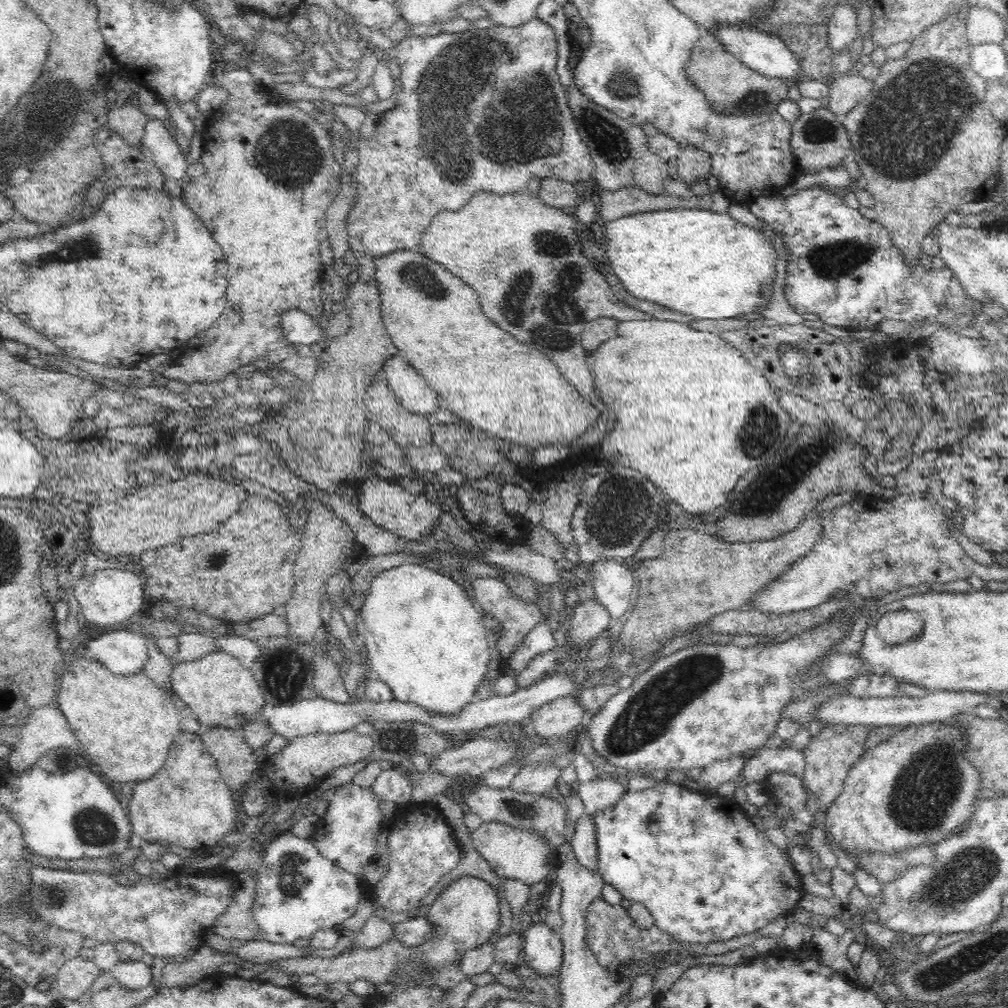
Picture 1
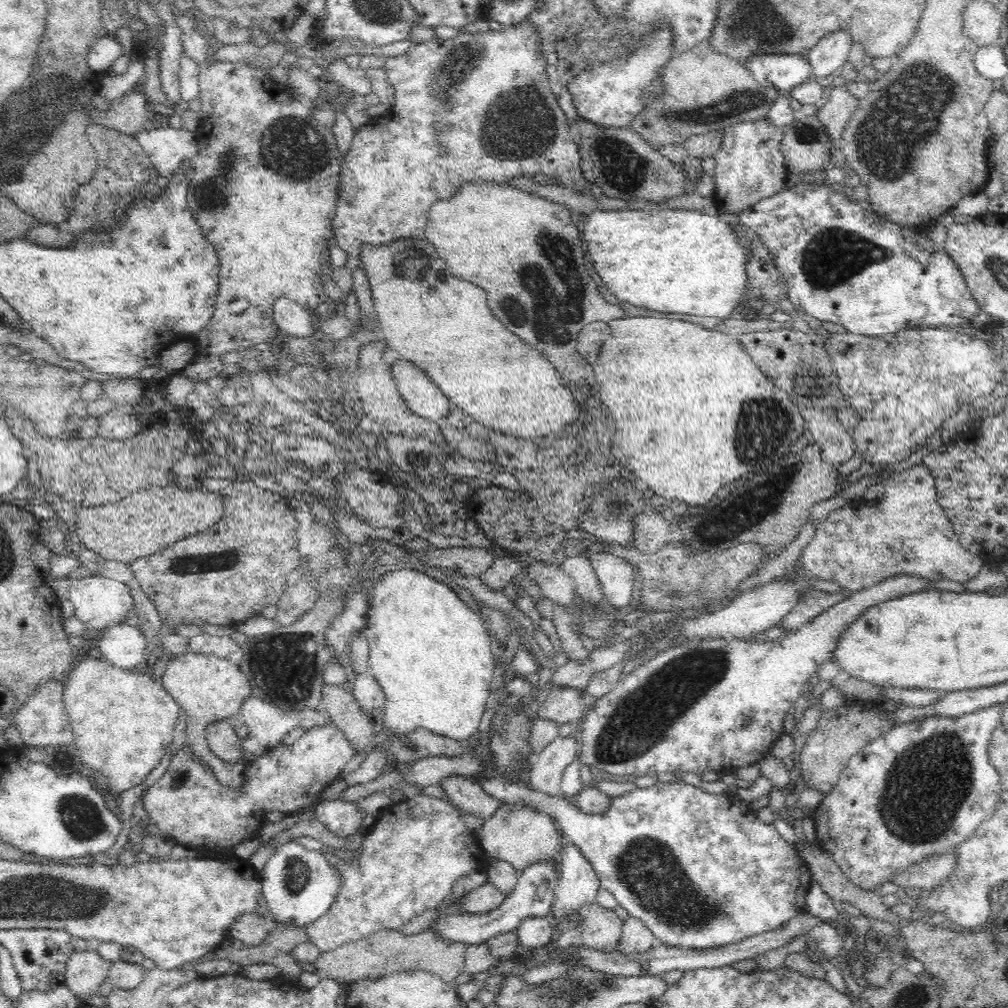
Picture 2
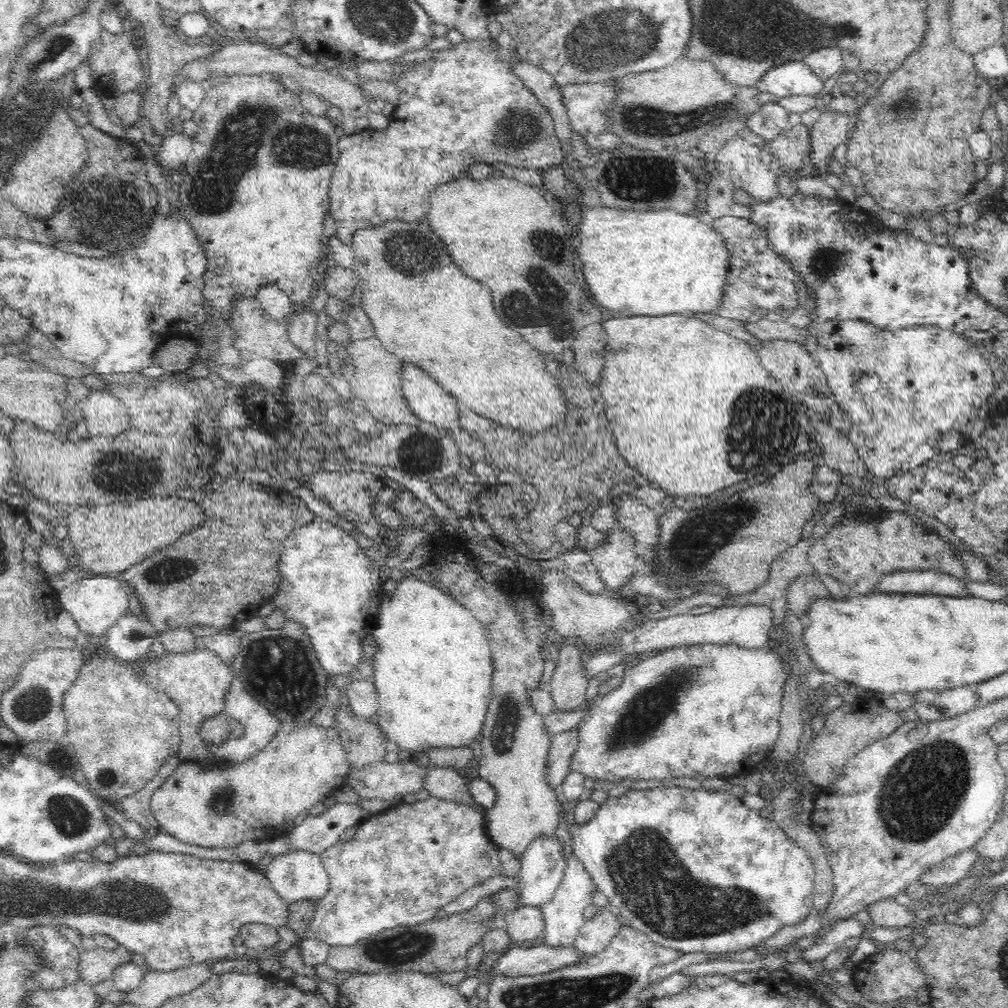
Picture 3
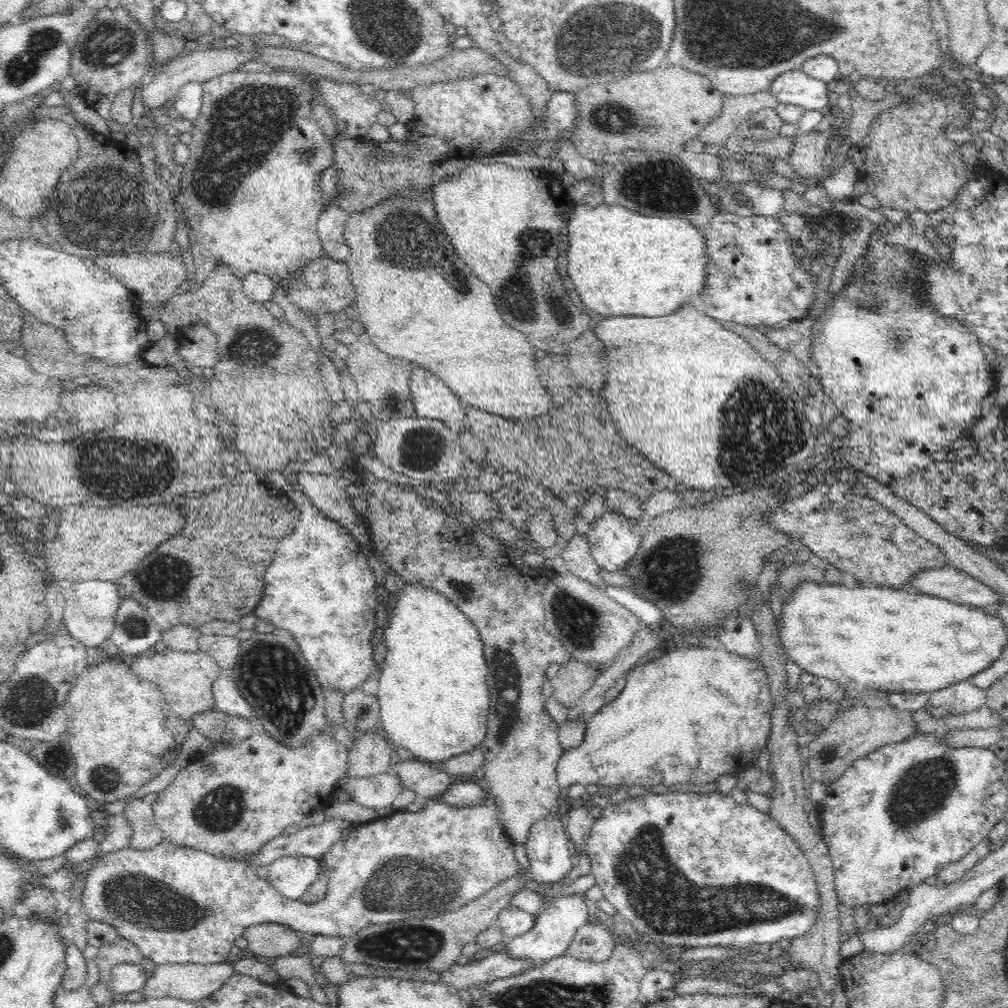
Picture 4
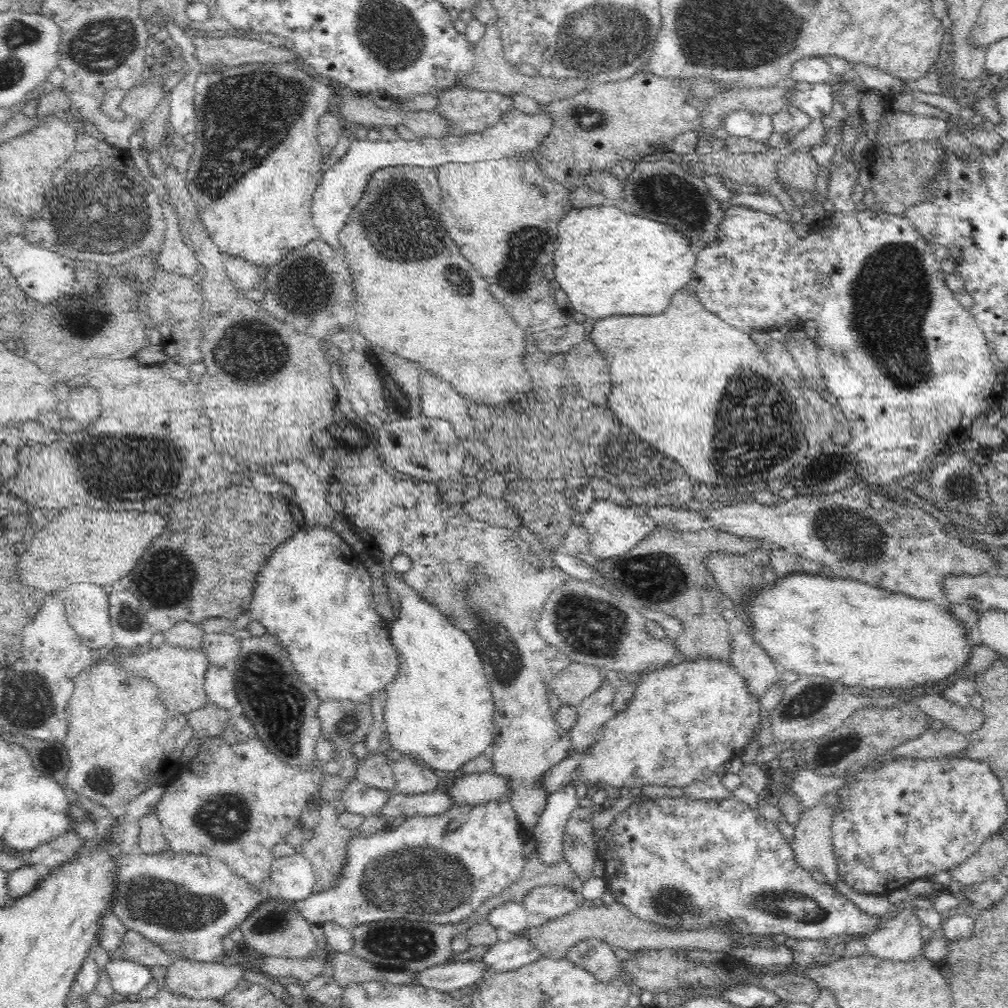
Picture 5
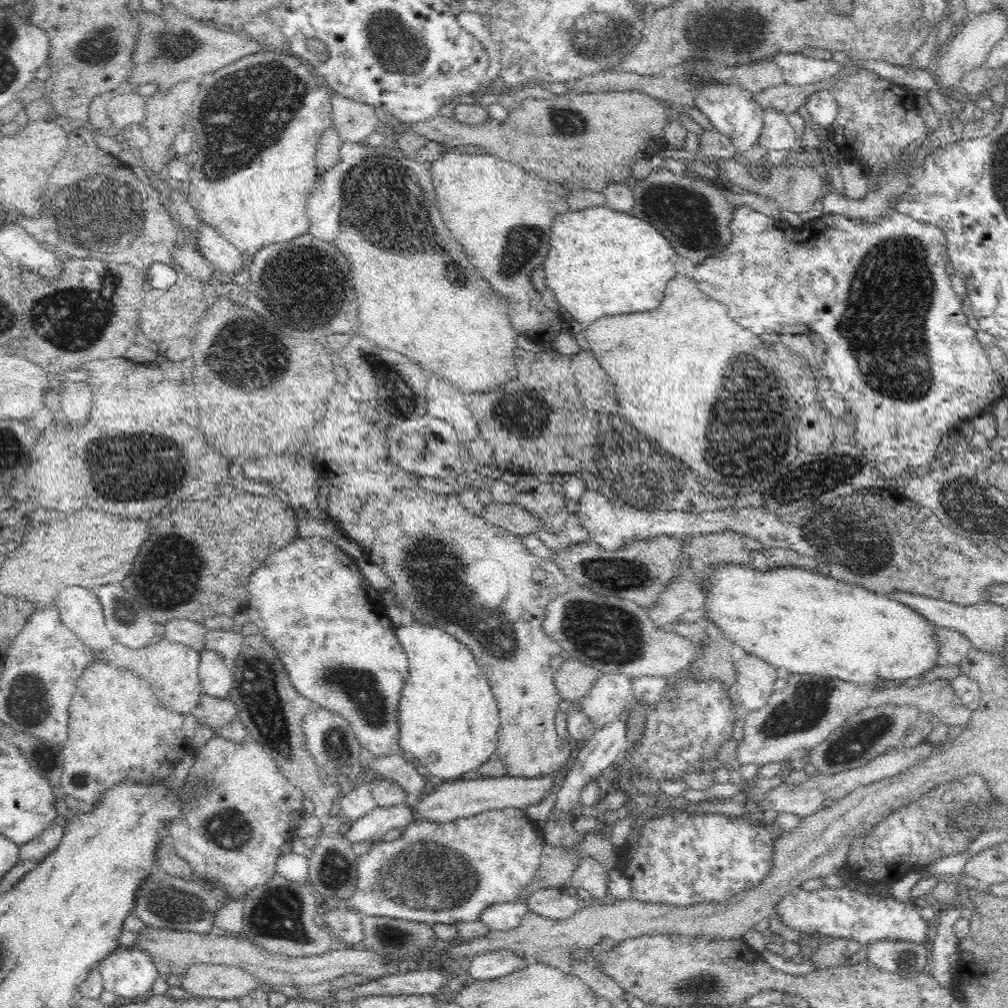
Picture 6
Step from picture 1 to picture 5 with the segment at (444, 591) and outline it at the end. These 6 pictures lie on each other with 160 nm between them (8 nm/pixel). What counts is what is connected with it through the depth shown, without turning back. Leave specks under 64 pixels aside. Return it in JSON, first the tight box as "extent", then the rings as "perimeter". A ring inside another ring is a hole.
{"extent":[383,572,494,772],"perimeter":[[[385,572],[383,576],[385,585],[389,588],[392,595],[400,601],[399,616],[389,623],[389,637],[391,638],[394,648],[398,653],[400,659],[400,666],[398,666],[398,674],[392,680],[386,691],[384,692],[384,724],[387,727],[387,738],[391,743],[392,748],[400,750],[403,754],[413,753],[418,756],[418,760],[428,766],[430,769],[442,770],[442,772],[459,772],[462,766],[470,760],[474,760],[480,756],[482,752],[489,752],[492,740],[494,738],[494,702],[492,702],[492,692],[488,688],[486,676],[484,676],[484,669],[482,668],[482,660],[478,658],[477,648],[467,632],[460,630],[459,627],[454,626],[432,603],[426,602],[413,588],[410,588],[403,580],[396,578],[396,575]]]}

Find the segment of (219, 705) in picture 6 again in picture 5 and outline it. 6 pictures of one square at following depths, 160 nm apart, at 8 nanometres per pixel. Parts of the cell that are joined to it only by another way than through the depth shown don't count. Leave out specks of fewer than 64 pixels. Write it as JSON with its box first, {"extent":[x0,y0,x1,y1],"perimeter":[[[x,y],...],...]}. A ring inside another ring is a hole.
{"extent":[187,702,230,737],"perimeter":[[[207,702],[203,707],[189,712],[187,719],[197,737],[222,737],[228,726],[230,714],[230,710]]]}

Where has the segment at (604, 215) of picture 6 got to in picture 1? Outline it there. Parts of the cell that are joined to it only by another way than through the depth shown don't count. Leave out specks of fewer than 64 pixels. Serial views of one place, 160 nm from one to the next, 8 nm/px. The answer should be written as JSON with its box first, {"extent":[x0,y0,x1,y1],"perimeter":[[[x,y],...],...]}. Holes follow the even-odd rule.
{"extent":[595,208,778,321],"perimeter":[[[693,208],[657,210],[613,221],[599,221],[595,228],[601,231],[599,236],[606,240],[605,252],[610,260],[611,272],[632,296],[640,300],[660,304],[697,319],[742,316],[744,321],[763,317],[762,311],[773,300],[768,295],[776,277],[778,253],[766,235],[730,217],[728,213]]]}

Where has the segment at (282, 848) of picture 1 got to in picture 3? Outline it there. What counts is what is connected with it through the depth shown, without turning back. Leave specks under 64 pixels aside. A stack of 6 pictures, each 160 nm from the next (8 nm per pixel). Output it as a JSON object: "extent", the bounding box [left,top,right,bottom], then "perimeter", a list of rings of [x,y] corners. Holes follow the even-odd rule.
{"extent":[265,850,330,905],"perimeter":[[[290,850],[288,854],[280,854],[267,866],[265,875],[273,890],[288,905],[294,902],[310,900],[318,904],[330,890],[330,878],[324,868],[321,856],[306,850]]]}

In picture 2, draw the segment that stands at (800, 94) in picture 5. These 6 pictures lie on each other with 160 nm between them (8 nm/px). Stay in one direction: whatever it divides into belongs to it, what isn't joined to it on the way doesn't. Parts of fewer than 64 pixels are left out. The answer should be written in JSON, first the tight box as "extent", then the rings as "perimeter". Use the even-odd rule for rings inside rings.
{"extent":[746,54,812,92],"perimeter":[[[764,54],[746,64],[758,84],[788,92],[812,77],[812,68],[801,54]]]}

